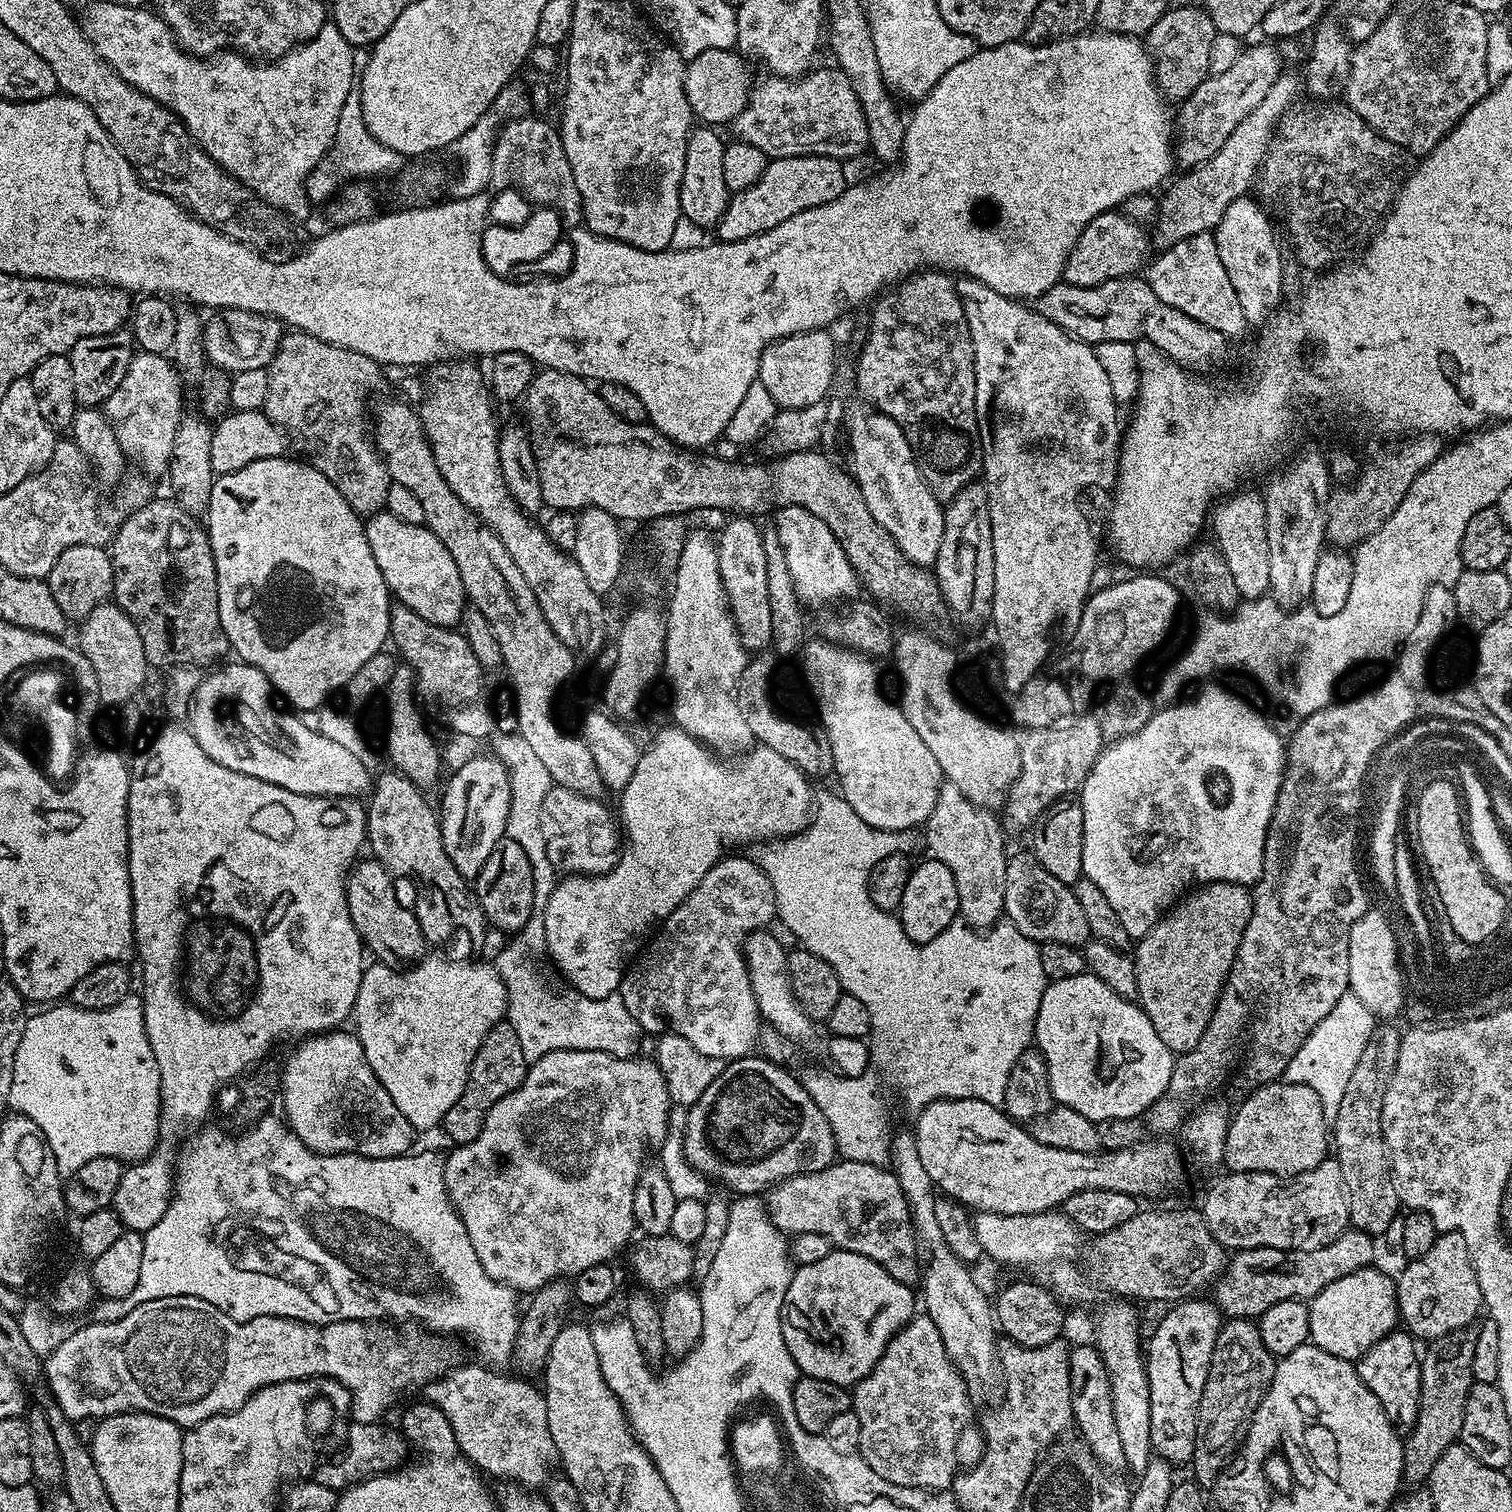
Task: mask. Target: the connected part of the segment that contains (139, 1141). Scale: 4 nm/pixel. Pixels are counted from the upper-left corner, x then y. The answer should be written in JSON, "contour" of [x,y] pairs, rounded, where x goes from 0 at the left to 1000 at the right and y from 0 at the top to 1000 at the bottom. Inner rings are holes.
{"contour":[[[85,657],[83,661],[78,663],[78,665],[73,665],[70,668],[54,668],[48,665],[47,663],[40,663],[30,667],[32,667],[30,669],[26,669],[24,672],[19,671],[17,674],[15,689],[12,689],[12,694],[9,700],[9,713],[7,716],[5,727],[6,733],[18,741],[21,741],[26,745],[26,749],[36,763],[37,771],[41,776],[50,776],[56,765],[62,765],[62,766],[75,765],[80,769],[92,769],[100,762],[103,762],[106,750],[106,711],[95,681],[95,661],[92,658]]]}

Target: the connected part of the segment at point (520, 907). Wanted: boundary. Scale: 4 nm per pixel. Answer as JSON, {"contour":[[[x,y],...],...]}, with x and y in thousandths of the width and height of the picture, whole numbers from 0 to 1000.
{"contour":[[[334,554],[324,562],[324,567],[317,573],[313,583],[313,595],[320,603],[321,609],[329,616],[341,618],[348,612],[351,604],[355,603],[353,599],[353,575],[351,575],[351,567],[348,567],[348,562],[345,562],[343,557]]]}

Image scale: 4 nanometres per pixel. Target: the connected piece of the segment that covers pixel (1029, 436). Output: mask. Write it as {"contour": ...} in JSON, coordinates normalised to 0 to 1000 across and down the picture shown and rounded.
{"contour":[[[636,182],[632,185],[631,190],[636,200],[644,229],[645,267],[649,285],[649,319],[651,323],[667,324],[654,321],[671,321],[690,308],[701,310],[702,323],[716,327],[721,323],[735,325],[740,310],[742,280],[741,283],[741,270],[724,230],[707,222],[678,200],[660,194],[648,185]]]}

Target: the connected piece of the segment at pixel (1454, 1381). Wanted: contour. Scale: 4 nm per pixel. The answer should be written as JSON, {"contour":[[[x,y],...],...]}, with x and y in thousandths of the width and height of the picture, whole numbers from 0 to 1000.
{"contour":[[[966,880],[948,886],[942,891],[944,892],[941,892],[938,938],[934,945],[928,950],[929,979],[934,981],[934,983],[941,982],[946,972],[948,972],[948,967],[951,967],[951,964],[956,962],[958,956],[965,953],[967,937],[970,935],[970,925],[975,915],[974,904],[976,890],[976,881]]]}

